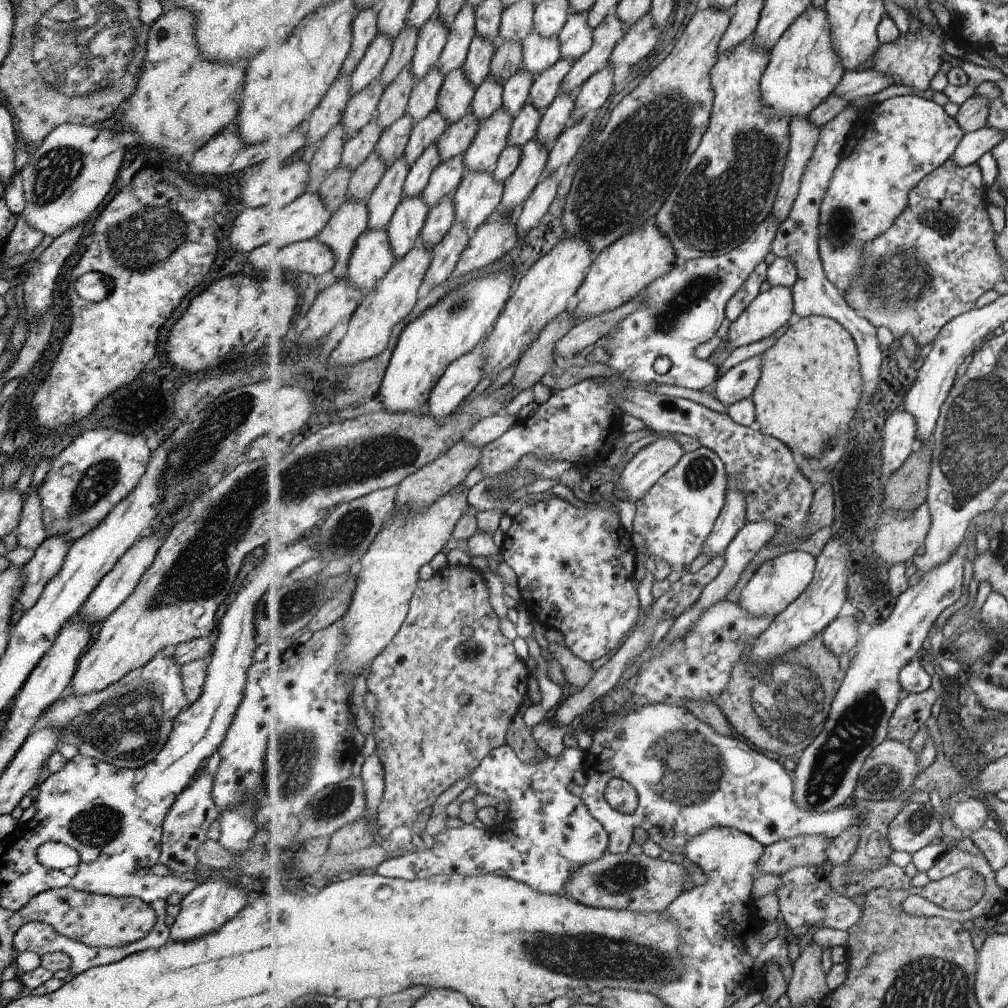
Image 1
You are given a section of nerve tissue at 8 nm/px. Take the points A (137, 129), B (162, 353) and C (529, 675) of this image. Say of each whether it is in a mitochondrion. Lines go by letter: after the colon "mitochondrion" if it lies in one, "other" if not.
A: other
B: other
C: other

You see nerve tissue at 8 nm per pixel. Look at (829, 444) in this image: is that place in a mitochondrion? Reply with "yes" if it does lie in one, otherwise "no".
no

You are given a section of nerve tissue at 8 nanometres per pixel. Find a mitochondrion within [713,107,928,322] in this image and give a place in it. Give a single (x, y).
(840, 228)

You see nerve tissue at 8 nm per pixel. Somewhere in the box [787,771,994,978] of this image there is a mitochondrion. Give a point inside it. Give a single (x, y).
(918, 821)

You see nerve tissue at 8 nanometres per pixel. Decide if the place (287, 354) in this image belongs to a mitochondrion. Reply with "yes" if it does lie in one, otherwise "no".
no

